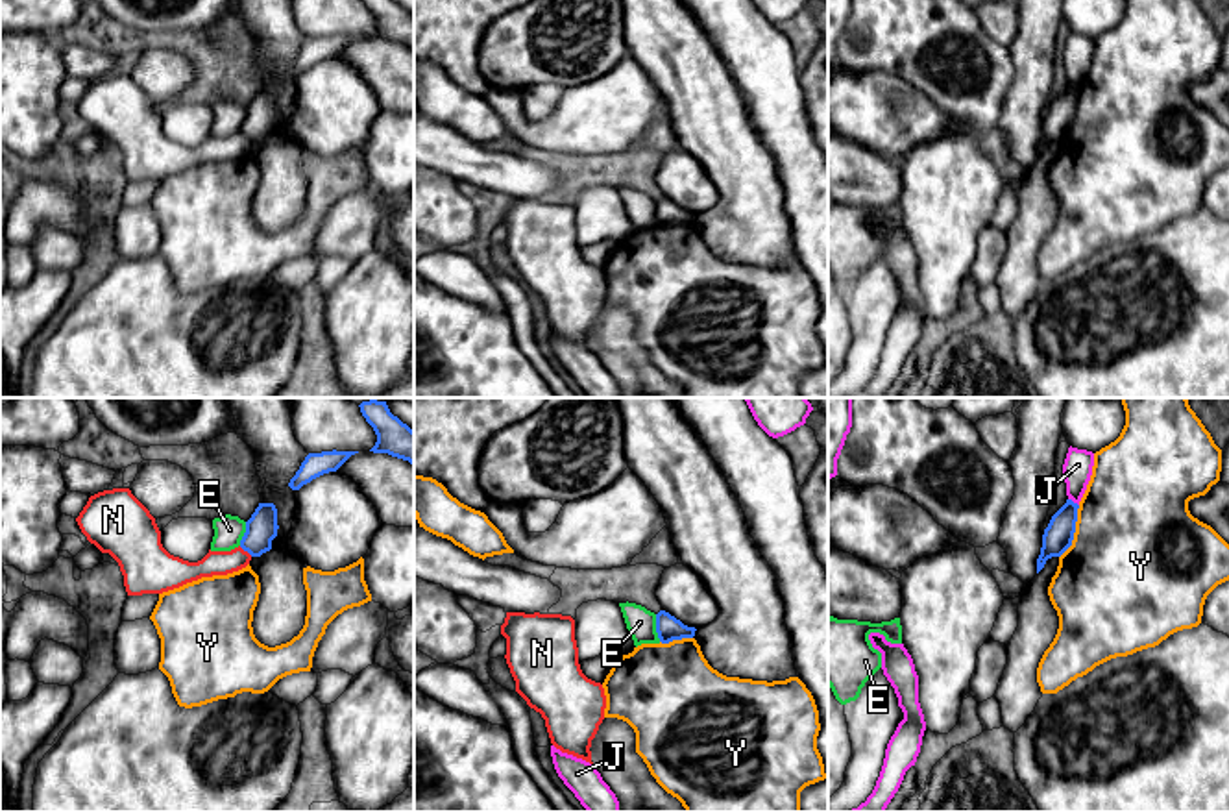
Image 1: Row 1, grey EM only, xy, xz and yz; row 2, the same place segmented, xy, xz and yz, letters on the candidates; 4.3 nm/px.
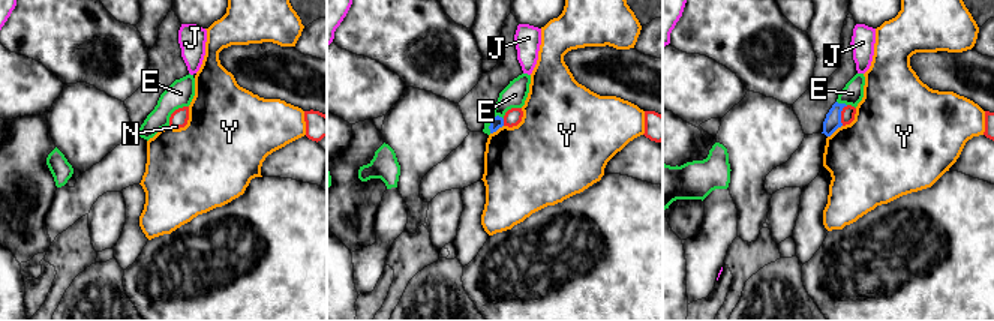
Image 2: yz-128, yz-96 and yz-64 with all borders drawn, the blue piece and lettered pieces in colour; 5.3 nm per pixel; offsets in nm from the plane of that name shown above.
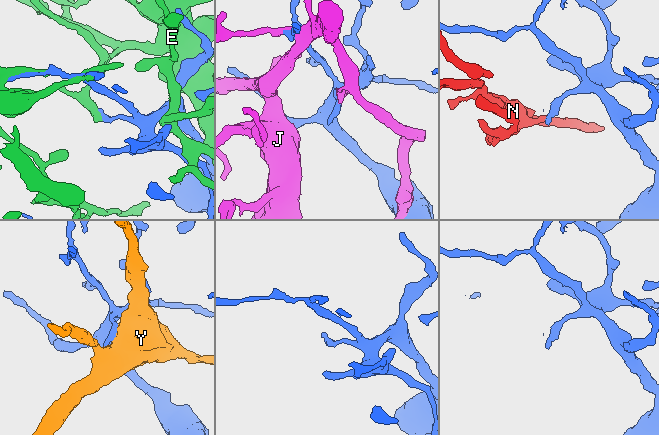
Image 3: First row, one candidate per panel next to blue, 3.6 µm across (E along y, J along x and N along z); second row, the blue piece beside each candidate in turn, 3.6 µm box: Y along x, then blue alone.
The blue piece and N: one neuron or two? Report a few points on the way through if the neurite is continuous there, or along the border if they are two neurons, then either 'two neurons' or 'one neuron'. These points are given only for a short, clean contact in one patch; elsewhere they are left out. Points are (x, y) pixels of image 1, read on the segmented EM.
border along xy (239, 546), (252, 555); two neurons

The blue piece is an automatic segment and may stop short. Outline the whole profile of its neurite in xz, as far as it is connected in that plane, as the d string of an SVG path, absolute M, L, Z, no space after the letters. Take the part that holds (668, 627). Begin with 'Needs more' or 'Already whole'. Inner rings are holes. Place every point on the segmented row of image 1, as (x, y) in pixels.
Already whole. M665 610L656 614L656 633L662 644L669 644L673 640L693 638L695 627L684 625L680 620L671 616Z

